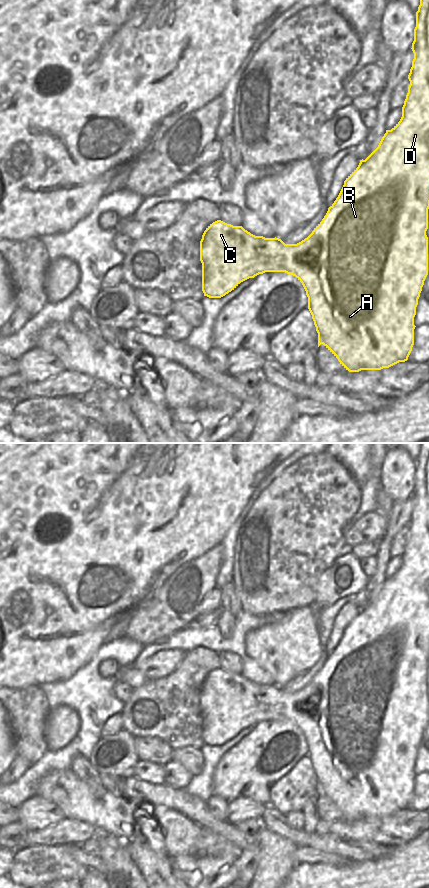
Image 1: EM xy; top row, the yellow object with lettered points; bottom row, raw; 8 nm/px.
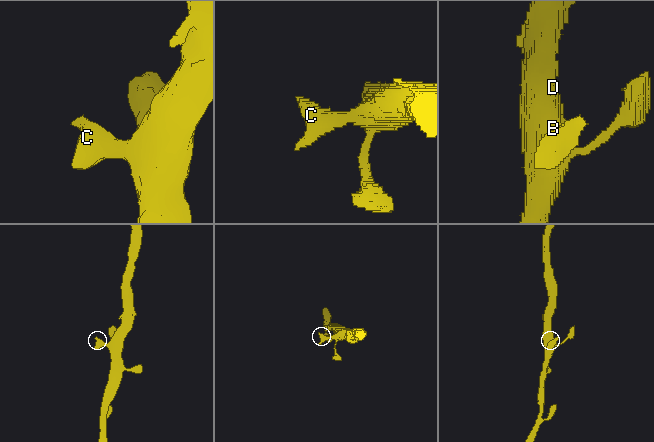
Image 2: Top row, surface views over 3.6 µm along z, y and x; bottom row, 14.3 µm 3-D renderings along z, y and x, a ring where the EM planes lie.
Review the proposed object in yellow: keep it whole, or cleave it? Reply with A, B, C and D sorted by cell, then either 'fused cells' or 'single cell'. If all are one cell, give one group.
A B C D; single cell

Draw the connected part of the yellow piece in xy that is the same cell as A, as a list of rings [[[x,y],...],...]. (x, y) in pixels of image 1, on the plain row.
[[[422,443],[416,460],[416,475],[412,491],[414,507],[408,523],[410,533],[402,555],[400,569],[391,577],[386,578],[378,595],[365,607],[360,608],[358,615],[346,626],[344,633],[322,669],[312,681],[297,692],[285,692],[279,686],[255,684],[242,674],[233,674],[221,668],[210,672],[200,689],[200,709],[202,711],[202,739],[209,746],[221,746],[234,738],[241,730],[254,726],[265,720],[285,720],[295,724],[303,733],[308,745],[308,757],[312,763],[318,781],[318,795],[323,792],[349,820],[361,818],[381,818],[399,810],[405,810],[414,793],[414,765],[418,747],[428,723],[428,657],[429,657],[429,443]]]

